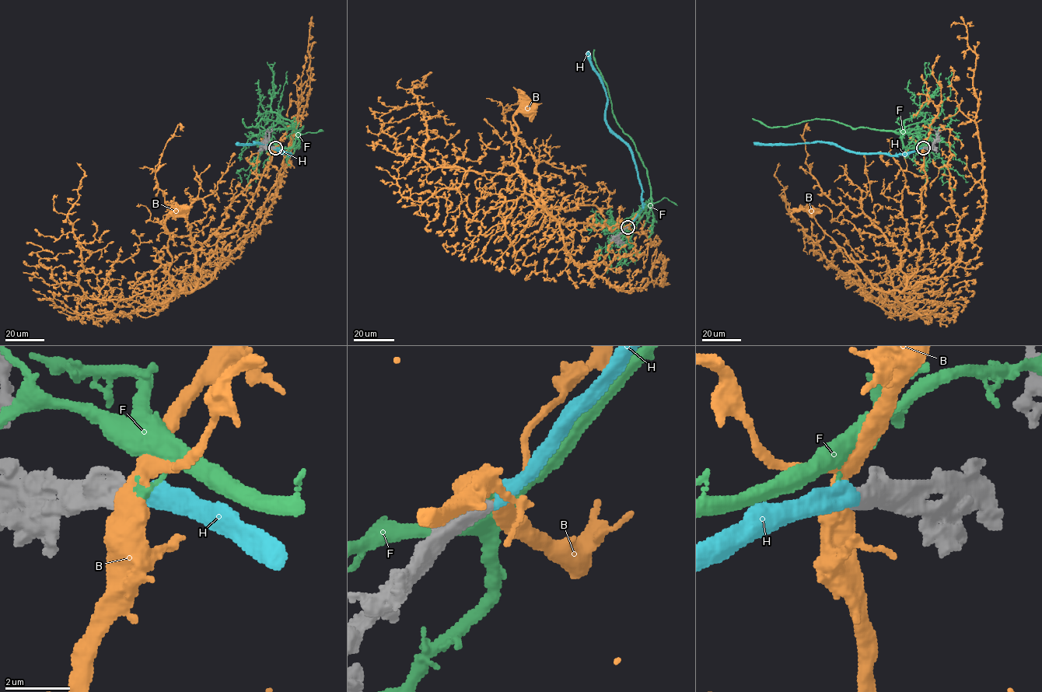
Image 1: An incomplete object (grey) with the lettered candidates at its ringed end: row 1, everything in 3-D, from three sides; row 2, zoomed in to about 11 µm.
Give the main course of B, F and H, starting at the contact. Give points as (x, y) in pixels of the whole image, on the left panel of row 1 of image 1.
B: (274, 148), (239, 221), (218, 240), (190, 291), (177, 291), (169, 280), (172, 256), (166, 220), (178, 211)
F: (274, 148), (291, 148), (298, 131), (265, 119), (246, 127), (243, 118)
H: (275, 148), (289, 154), (255, 142), (237, 142)

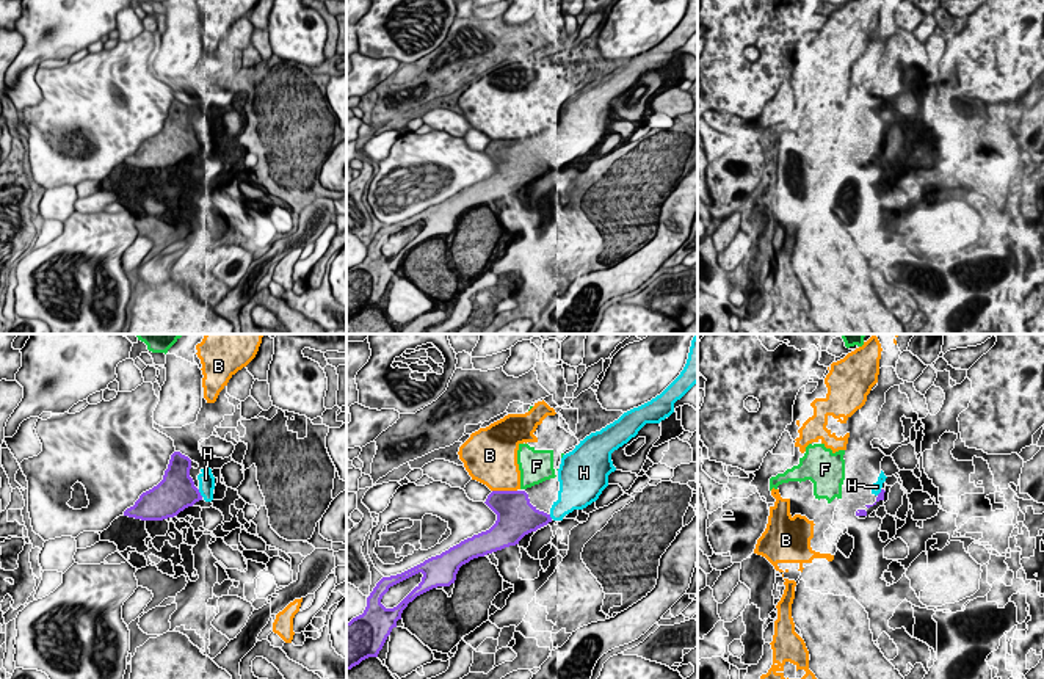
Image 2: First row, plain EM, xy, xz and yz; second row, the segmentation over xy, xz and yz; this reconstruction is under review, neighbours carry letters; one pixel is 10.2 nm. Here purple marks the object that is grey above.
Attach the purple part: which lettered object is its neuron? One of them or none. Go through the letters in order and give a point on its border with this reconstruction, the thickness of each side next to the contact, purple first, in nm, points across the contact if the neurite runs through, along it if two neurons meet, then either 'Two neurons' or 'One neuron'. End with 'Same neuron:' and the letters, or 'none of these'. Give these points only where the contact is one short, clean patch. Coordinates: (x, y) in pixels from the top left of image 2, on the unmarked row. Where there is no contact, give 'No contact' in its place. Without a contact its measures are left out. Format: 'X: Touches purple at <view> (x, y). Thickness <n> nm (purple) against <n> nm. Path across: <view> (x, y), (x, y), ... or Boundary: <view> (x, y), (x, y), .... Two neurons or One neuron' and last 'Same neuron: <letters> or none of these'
B: Touches purple at xz (505, 140). Thickness 380 nm (purple) against 400 nm. Two neurons
F: No contact. Two neurons
H: Touches purple at xy (199, 141). Thickness 380 nm (purple) against 160 nm. One neuron
Same neuron: H

